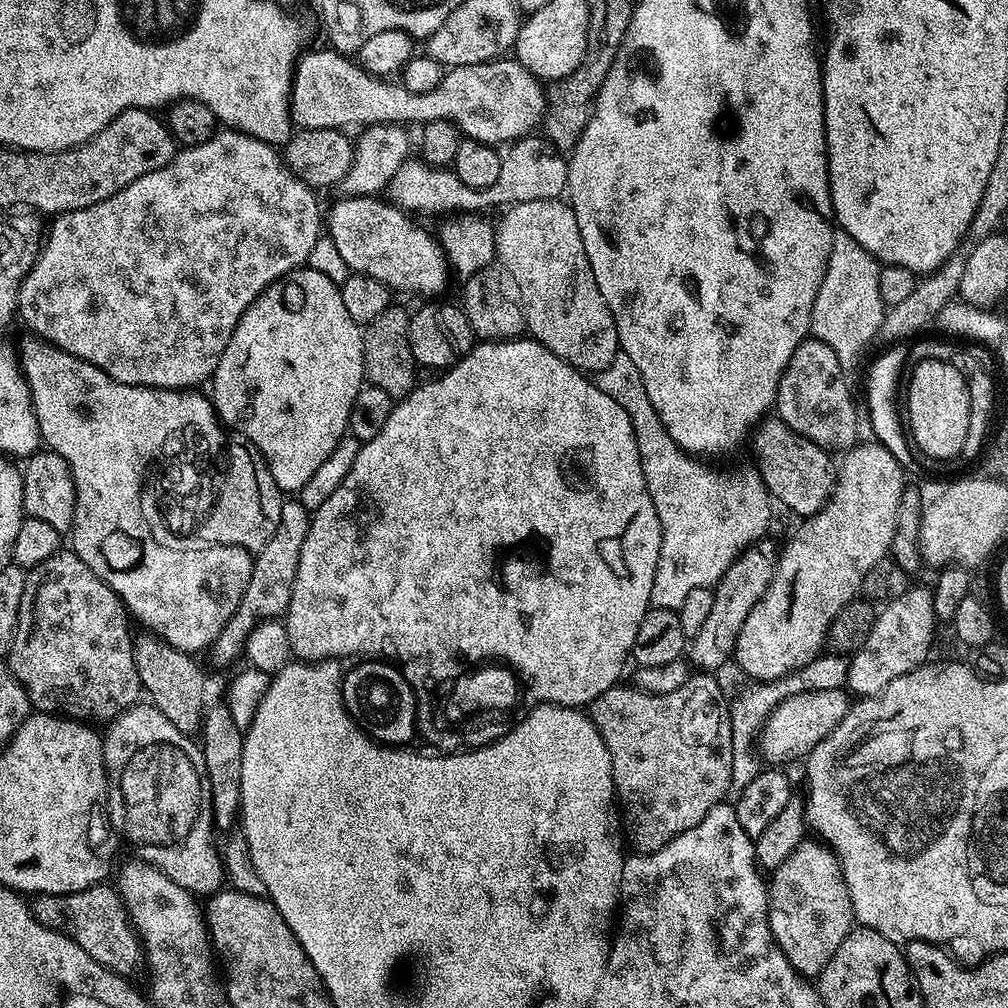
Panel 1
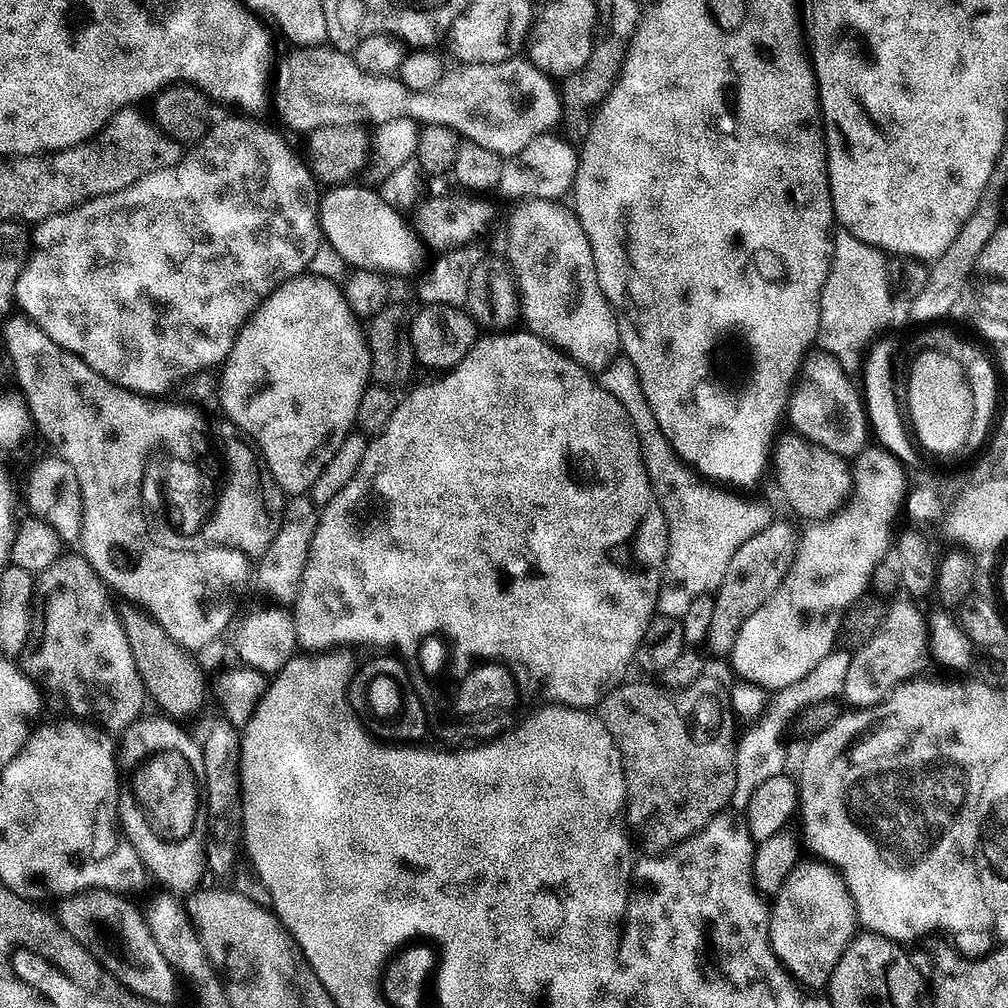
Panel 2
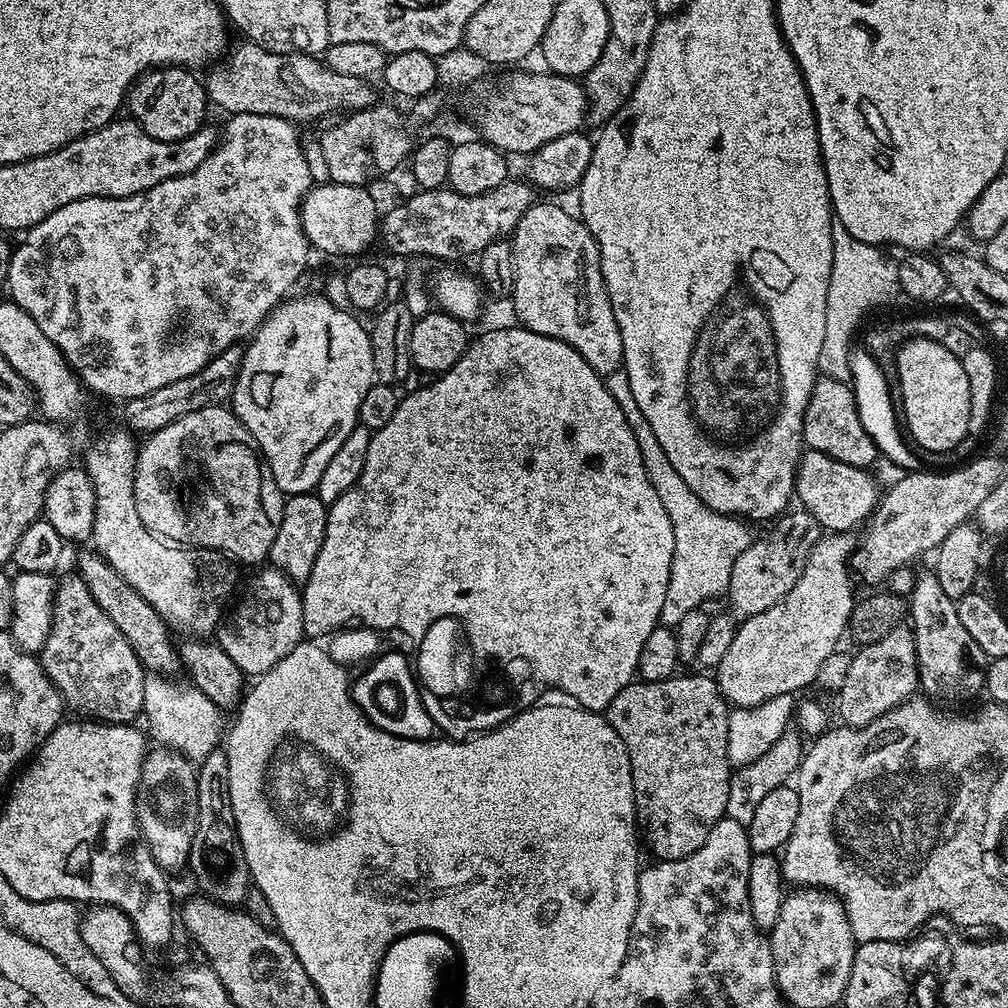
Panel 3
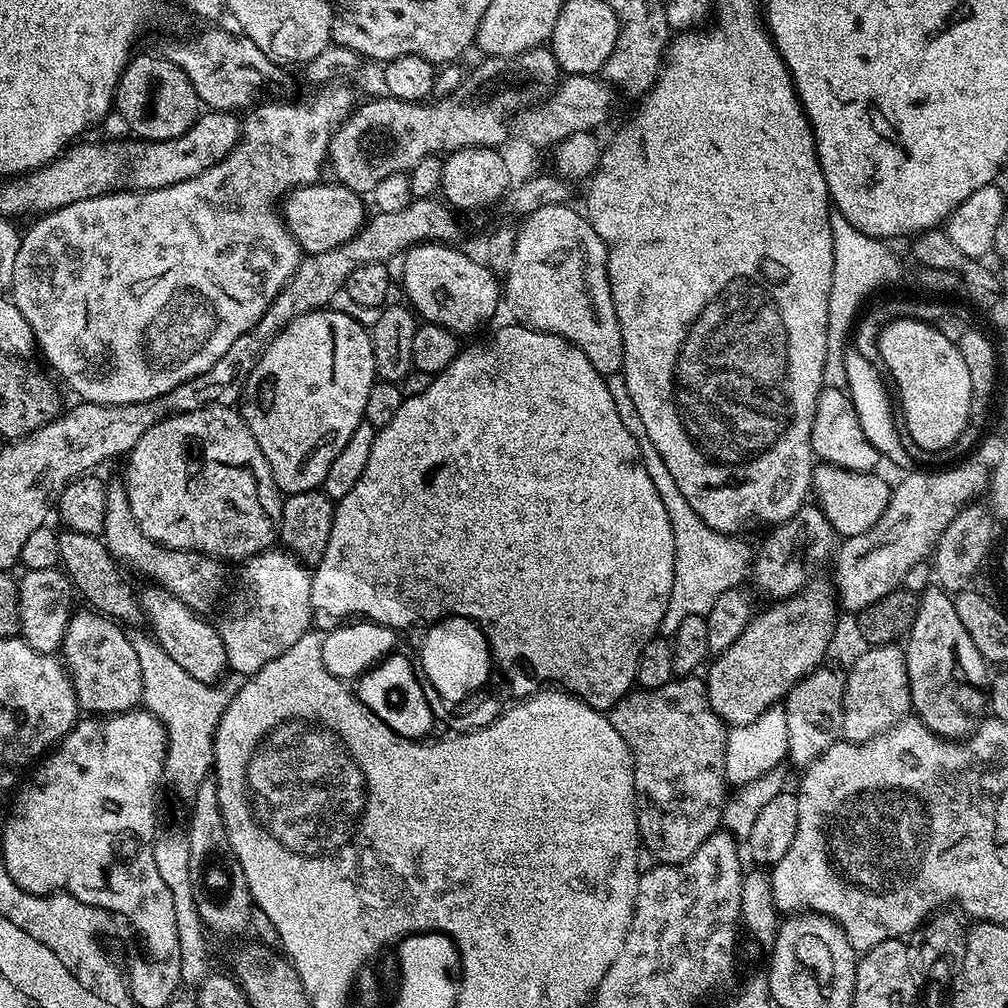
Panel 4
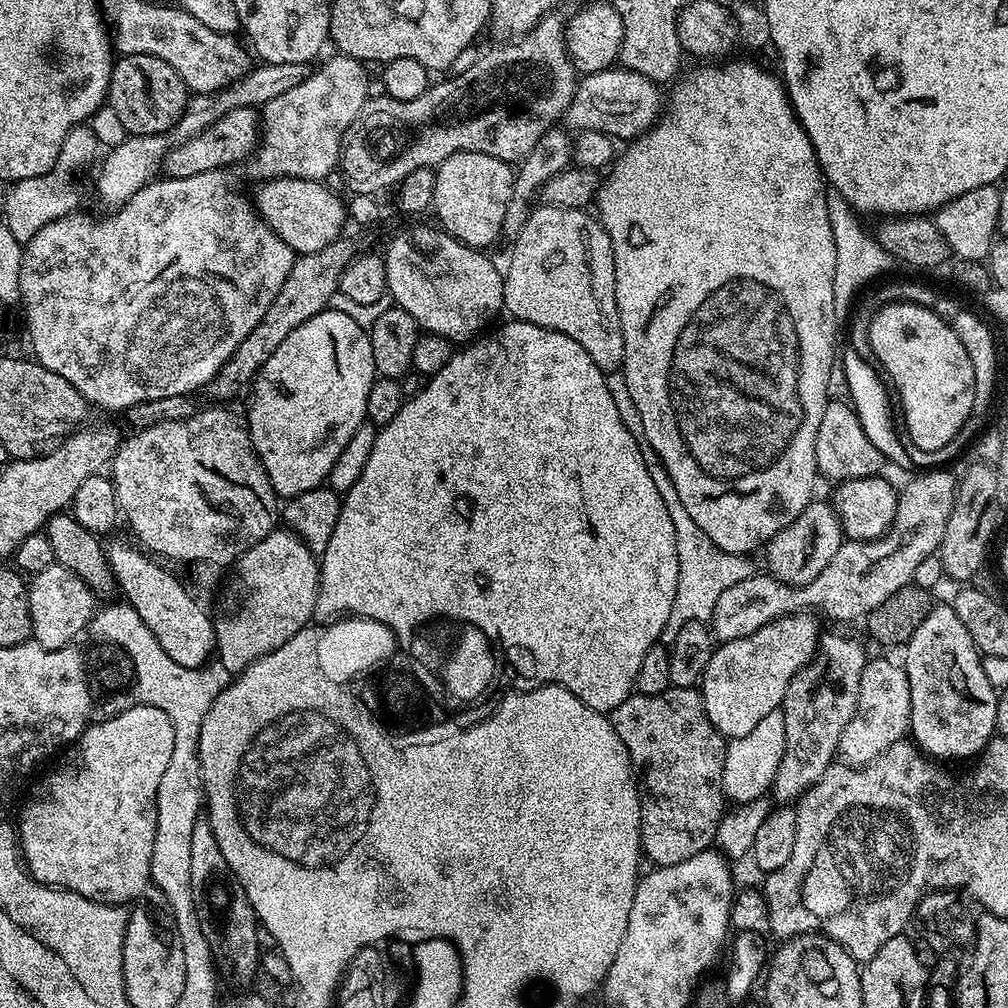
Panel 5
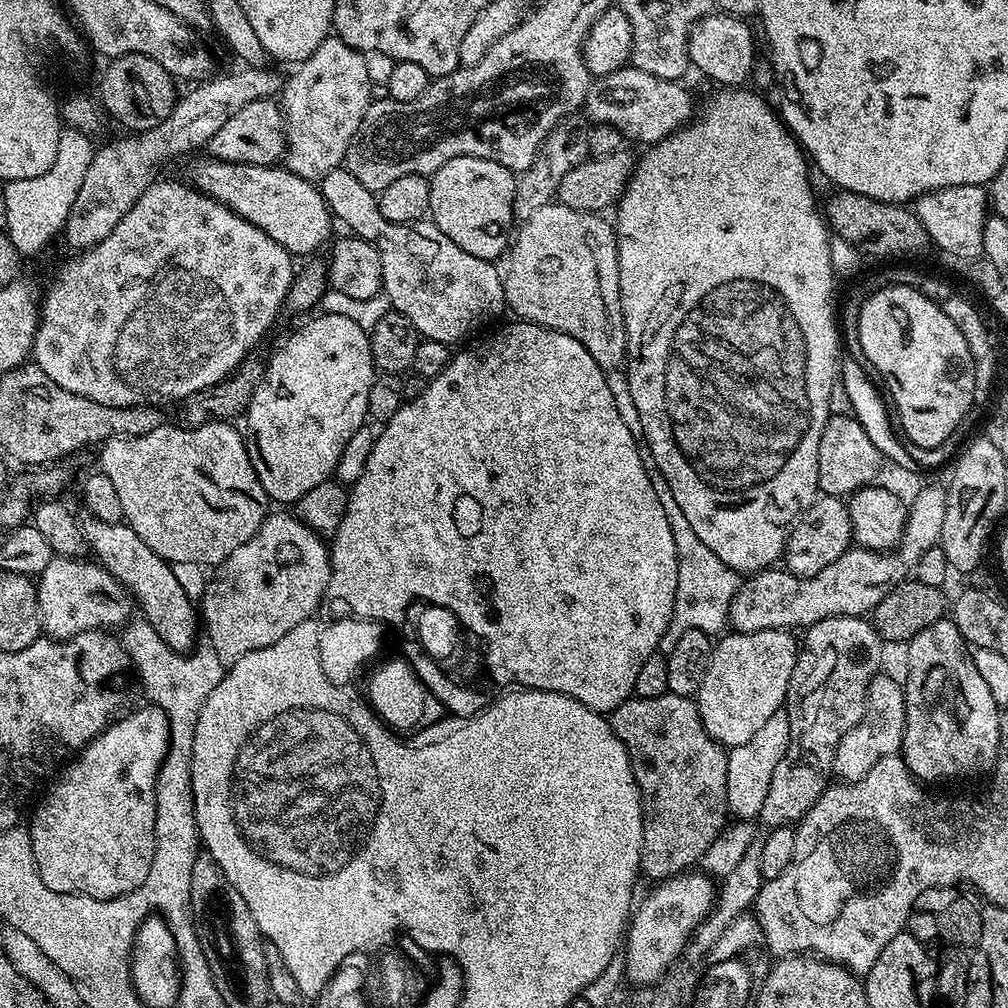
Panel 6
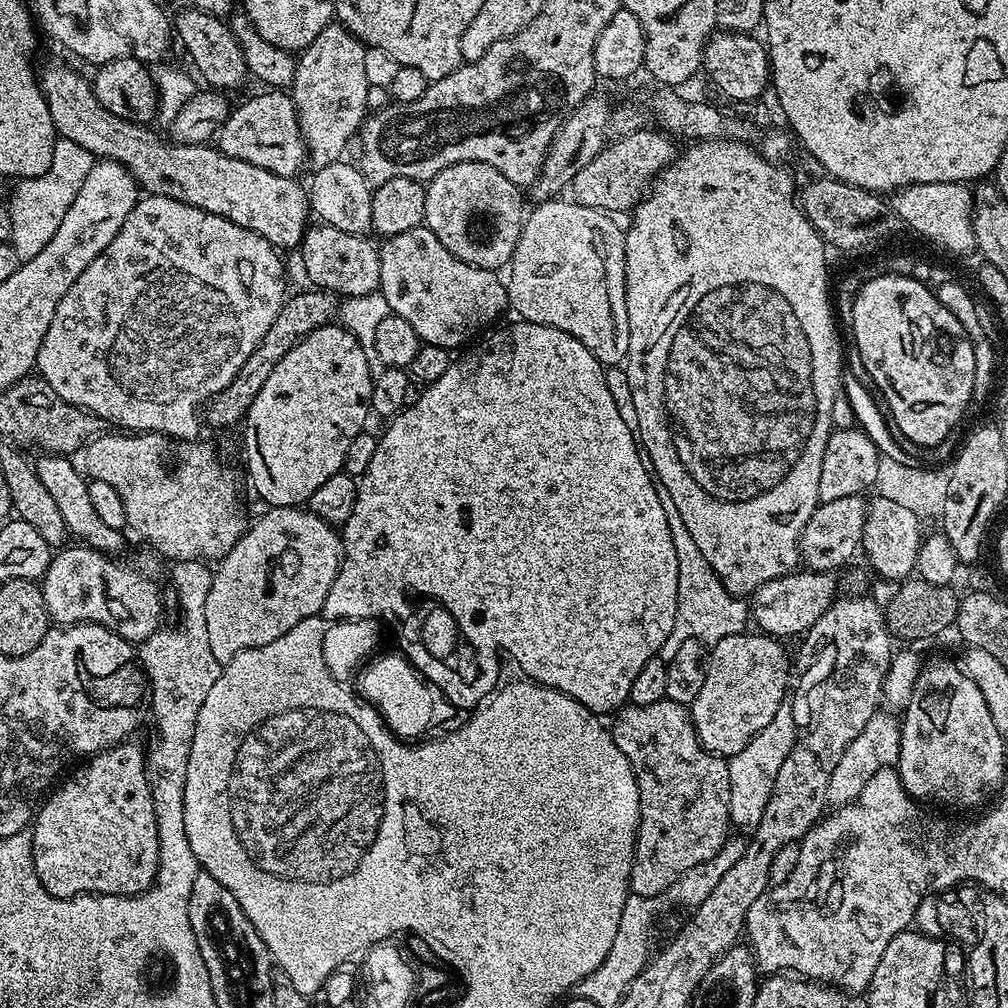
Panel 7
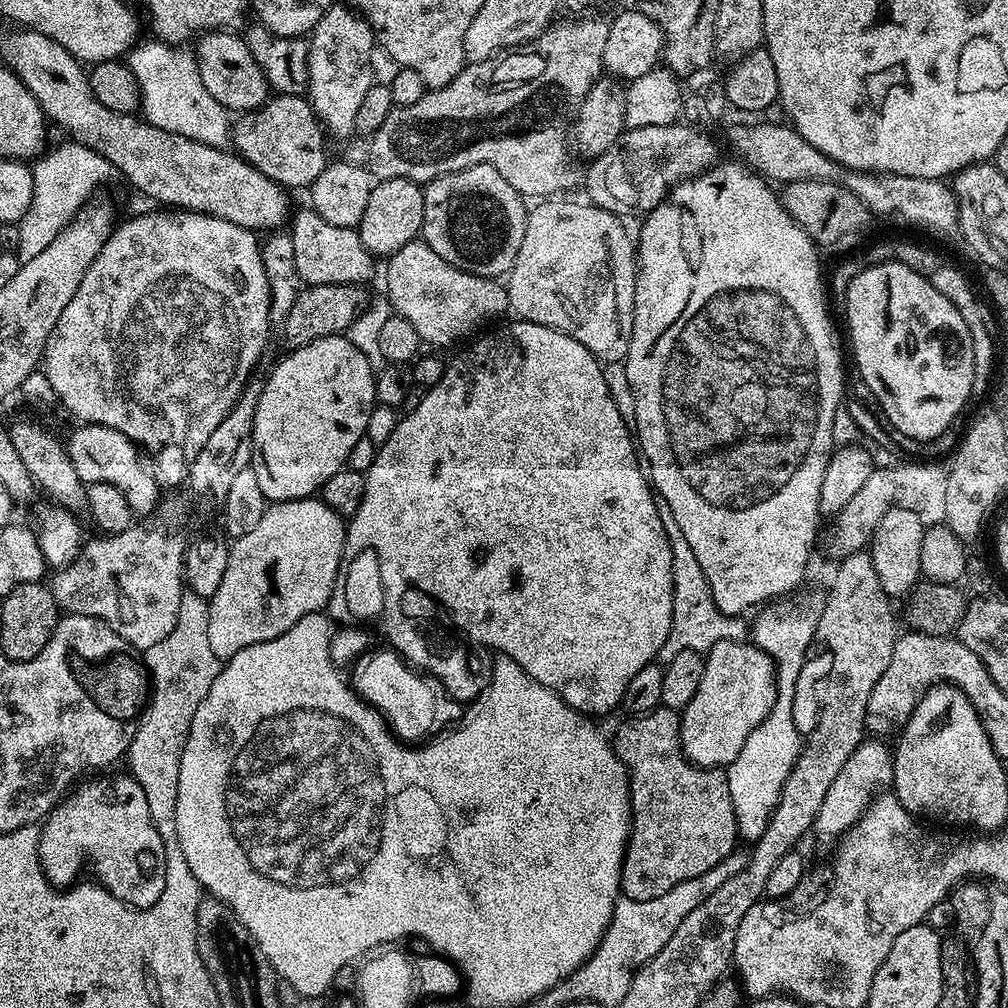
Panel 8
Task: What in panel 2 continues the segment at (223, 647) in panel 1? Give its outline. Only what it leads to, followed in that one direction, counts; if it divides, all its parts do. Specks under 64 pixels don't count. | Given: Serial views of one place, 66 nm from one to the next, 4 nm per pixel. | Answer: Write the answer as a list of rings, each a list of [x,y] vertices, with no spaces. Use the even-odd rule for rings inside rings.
[[[296,494],[285,499],[282,526],[278,526],[278,534],[274,534],[274,542],[270,542],[266,554],[258,557],[254,564],[254,584],[272,599],[269,601],[295,601],[297,587],[302,582],[302,570],[307,568],[306,558],[319,517],[320,513],[317,505],[312,503],[311,495]]]

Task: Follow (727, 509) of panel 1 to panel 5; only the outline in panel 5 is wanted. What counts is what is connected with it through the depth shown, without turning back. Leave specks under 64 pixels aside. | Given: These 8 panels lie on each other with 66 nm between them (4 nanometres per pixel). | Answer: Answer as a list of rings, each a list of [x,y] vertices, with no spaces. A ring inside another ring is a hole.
[[[623,371],[609,372],[606,379],[610,394],[614,398],[614,406],[618,406],[618,414],[622,414],[622,422],[638,442],[646,466],[650,470],[650,478],[654,478],[654,486],[658,486],[658,494],[662,494],[670,518],[674,522],[678,550],[678,590],[674,594],[674,606],[670,610],[670,618],[666,622],[663,634],[663,639],[670,642],[678,634],[678,630],[686,626],[686,622],[711,621],[714,606],[718,606],[718,598],[721,597],[722,592],[734,586],[734,582],[742,582],[742,578],[750,578],[754,574],[754,568],[748,556],[730,554],[714,546],[709,536],[702,534],[702,530],[698,530],[694,518],[690,518],[686,506],[682,506],[682,498],[678,498],[678,490],[674,490],[674,482],[670,482],[670,474],[666,474],[658,454],[650,446],[650,438],[646,438],[646,426],[642,426],[642,414],[638,414],[638,406],[634,406],[634,398],[630,398],[630,390],[626,390]]]

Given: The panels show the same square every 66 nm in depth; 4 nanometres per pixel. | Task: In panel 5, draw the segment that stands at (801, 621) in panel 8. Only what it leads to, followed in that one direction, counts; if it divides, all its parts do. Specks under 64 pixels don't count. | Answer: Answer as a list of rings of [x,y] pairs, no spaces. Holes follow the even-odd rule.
[[[777,710],[766,714],[750,734],[742,734],[742,738],[728,740],[726,744],[726,762],[722,766],[722,790],[725,801],[733,805],[754,802],[762,796],[768,796],[774,774],[778,774],[778,762],[782,762],[782,754],[786,746],[786,726],[784,713]]]

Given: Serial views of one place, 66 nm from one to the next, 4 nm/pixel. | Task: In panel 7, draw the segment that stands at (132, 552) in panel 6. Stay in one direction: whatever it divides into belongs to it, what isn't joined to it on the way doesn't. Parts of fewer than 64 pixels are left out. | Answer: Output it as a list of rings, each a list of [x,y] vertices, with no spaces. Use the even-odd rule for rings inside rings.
[[[40,454],[35,457],[34,467],[42,486],[50,490],[54,502],[58,505],[58,510],[62,513],[62,520],[66,522],[69,533],[73,537],[77,536],[81,545],[93,548],[105,554],[120,554],[124,548],[125,533],[119,528],[106,526],[102,518],[98,518],[98,513],[94,511],[94,506],[90,503],[90,490],[85,473],[79,467],[75,468],[73,462],[67,456],[55,454]]]

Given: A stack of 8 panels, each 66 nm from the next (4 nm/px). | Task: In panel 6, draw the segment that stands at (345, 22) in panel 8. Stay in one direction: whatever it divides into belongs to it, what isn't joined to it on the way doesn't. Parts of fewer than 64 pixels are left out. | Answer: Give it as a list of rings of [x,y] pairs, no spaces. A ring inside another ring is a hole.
[[[332,34],[321,42],[309,57],[298,64],[296,73],[282,84],[282,111],[286,133],[283,167],[303,180],[320,182],[323,177],[345,163],[348,147],[353,147],[360,123],[374,99],[372,80],[368,77],[365,53],[351,48]]]

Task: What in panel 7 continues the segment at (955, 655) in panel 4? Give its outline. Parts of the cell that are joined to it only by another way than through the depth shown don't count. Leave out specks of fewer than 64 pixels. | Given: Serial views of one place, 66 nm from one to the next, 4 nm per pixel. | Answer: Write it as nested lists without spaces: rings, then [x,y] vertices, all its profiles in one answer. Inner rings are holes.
[[[932,660],[929,664],[927,661],[914,682],[908,707],[902,712],[898,765],[902,786],[917,802],[933,800],[936,804],[972,808],[1001,787],[999,784],[1004,780],[1004,740],[998,726],[994,726],[994,718],[990,718],[982,690],[978,690],[963,667],[952,660]]]

